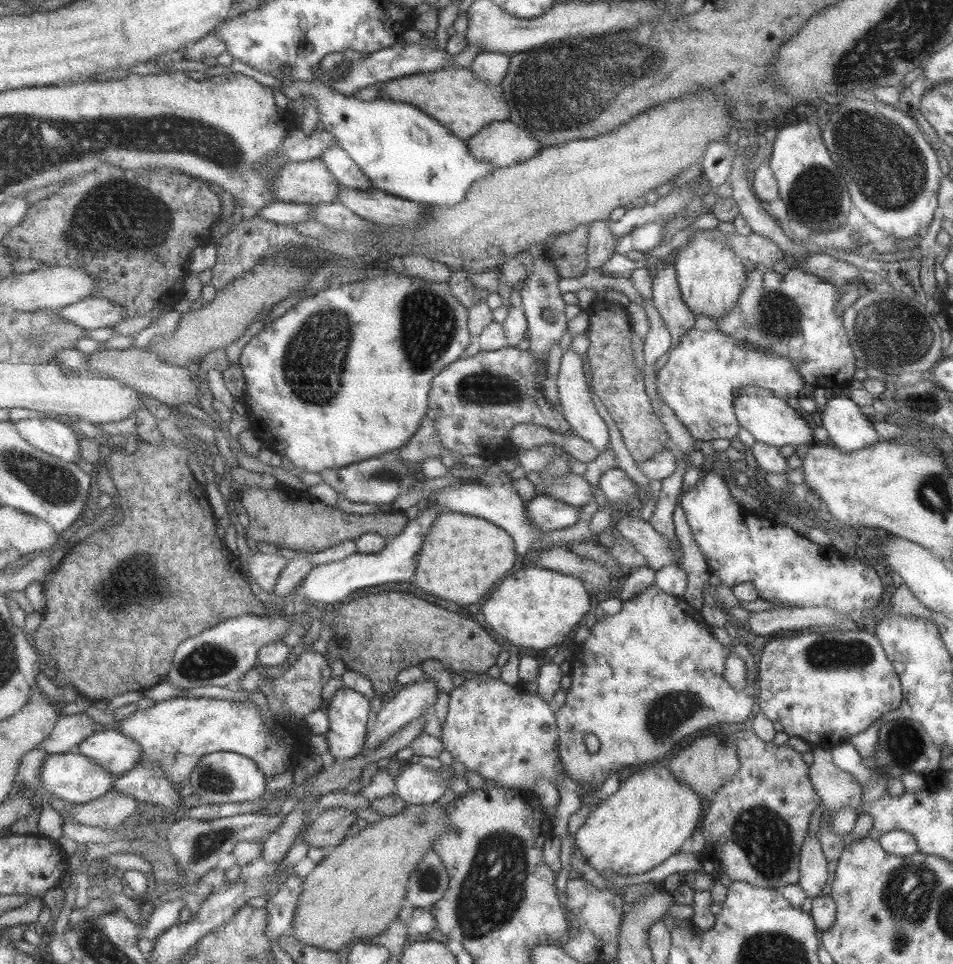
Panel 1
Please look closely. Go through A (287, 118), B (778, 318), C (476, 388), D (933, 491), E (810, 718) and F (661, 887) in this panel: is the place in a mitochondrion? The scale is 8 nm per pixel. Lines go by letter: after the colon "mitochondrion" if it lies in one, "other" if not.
A: other
B: mitochondrion
C: mitochondrion
D: mitochondrion
E: other
F: other

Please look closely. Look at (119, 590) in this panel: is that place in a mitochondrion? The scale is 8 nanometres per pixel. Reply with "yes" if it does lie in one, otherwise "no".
yes

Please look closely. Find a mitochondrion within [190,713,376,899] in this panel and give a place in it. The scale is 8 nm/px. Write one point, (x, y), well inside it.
(214, 780)

